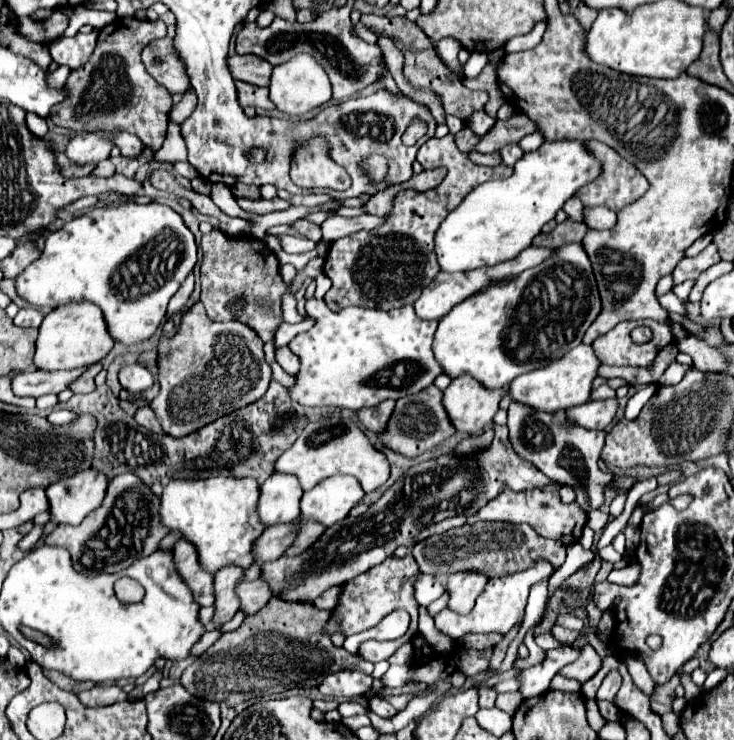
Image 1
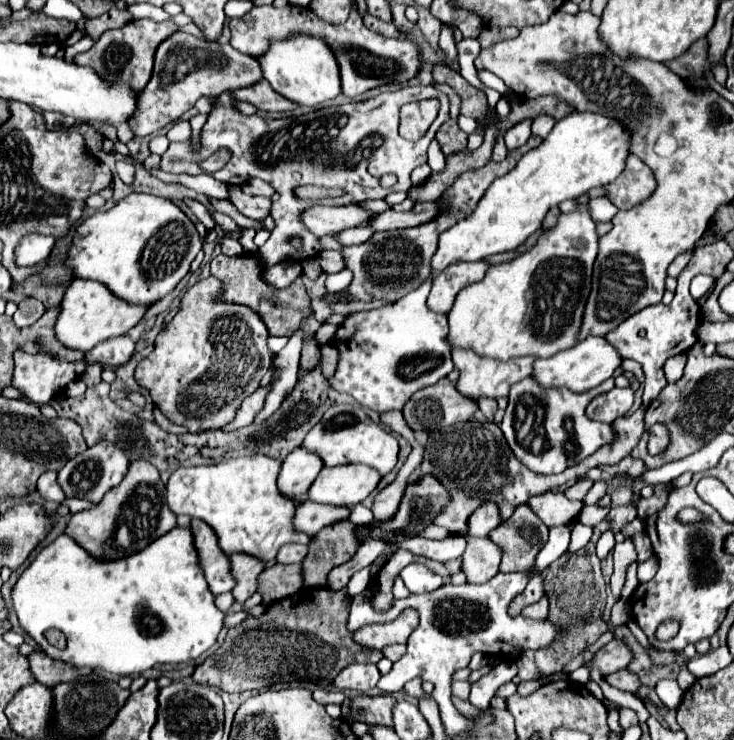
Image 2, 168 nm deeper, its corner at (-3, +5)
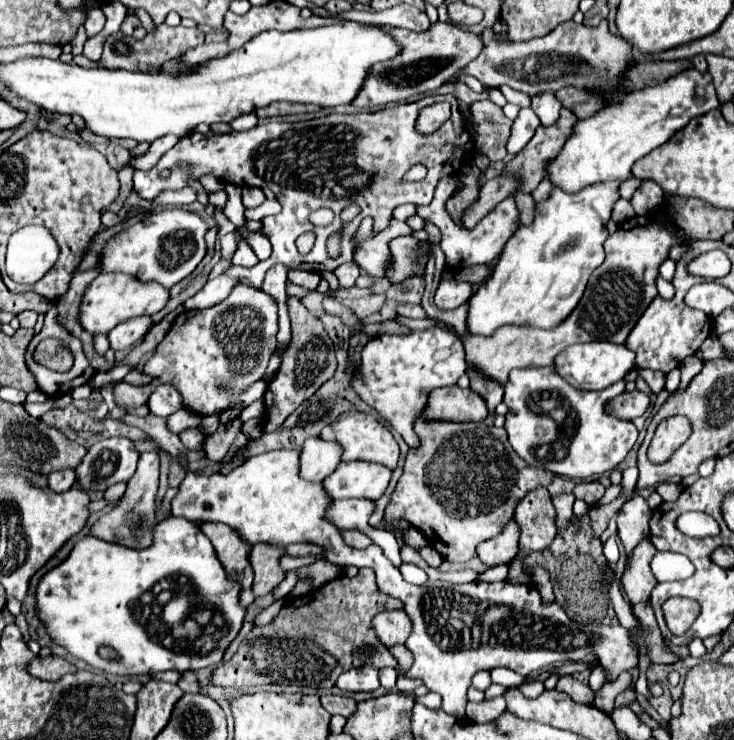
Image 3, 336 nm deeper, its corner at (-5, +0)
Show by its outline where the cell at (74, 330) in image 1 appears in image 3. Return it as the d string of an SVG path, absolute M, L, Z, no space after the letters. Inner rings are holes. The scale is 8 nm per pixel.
M119 272L99 274L83 296L83 304L79 308L81 324L93 336L99 332L107 334L115 324L119 324L131 316L155 316L157 312L161 312L165 308L167 300L169 300L169 290L155 280L143 282L139 278L133 278L129 274L119 274Z

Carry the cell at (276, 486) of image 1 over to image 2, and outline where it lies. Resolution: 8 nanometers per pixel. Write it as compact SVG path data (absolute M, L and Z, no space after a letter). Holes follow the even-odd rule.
M297 447L281 463L281 471L277 477L279 491L287 499L301 499L319 475L321 467L323 463L321 459L317 459L317 455L305 451L303 447Z

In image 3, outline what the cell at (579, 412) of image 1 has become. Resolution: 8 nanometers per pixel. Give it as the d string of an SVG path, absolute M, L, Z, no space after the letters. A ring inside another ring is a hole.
M633 390L633 392L623 392L615 400L611 400L607 412L619 416L621 420L633 420L637 416L643 416L647 408L649 408L649 396L641 390Z

